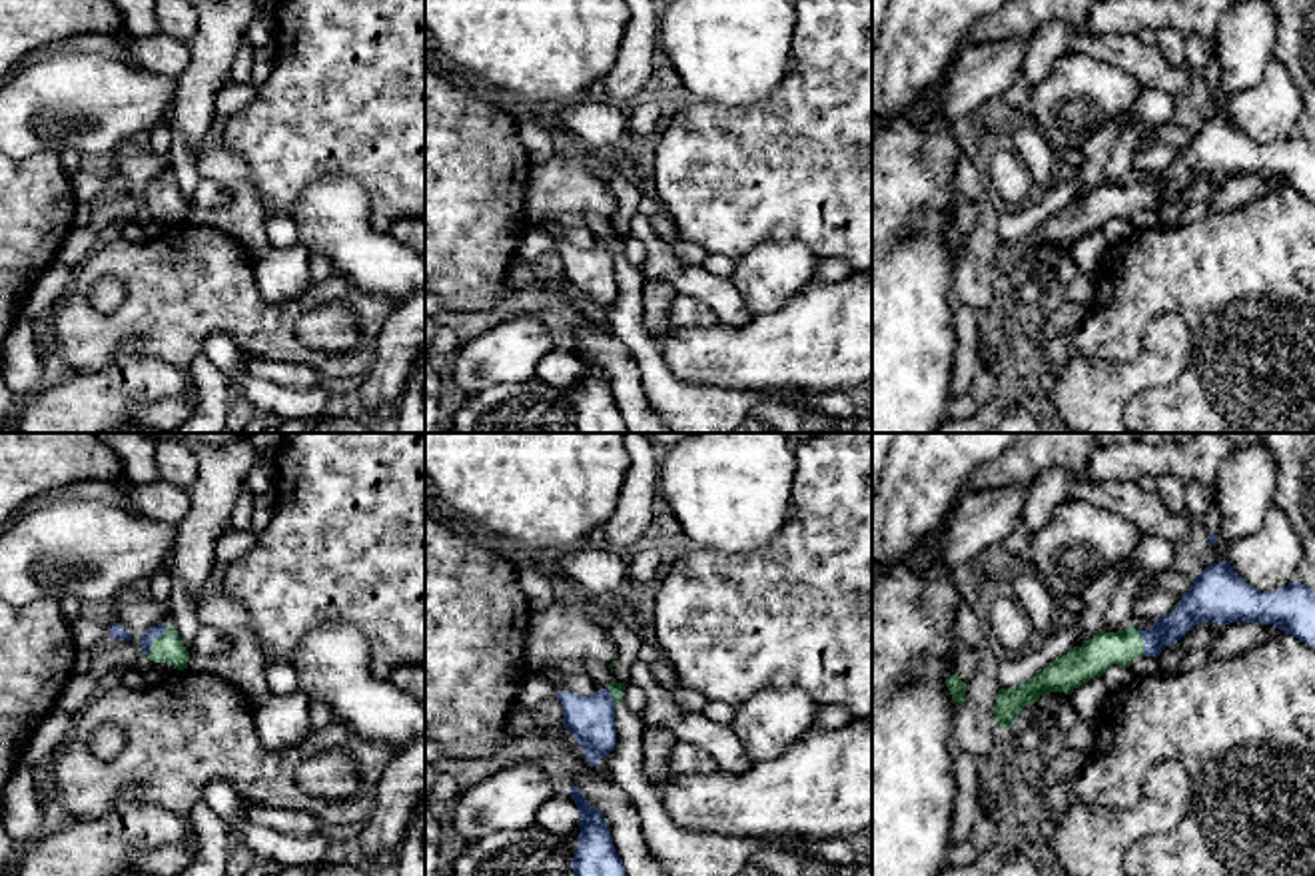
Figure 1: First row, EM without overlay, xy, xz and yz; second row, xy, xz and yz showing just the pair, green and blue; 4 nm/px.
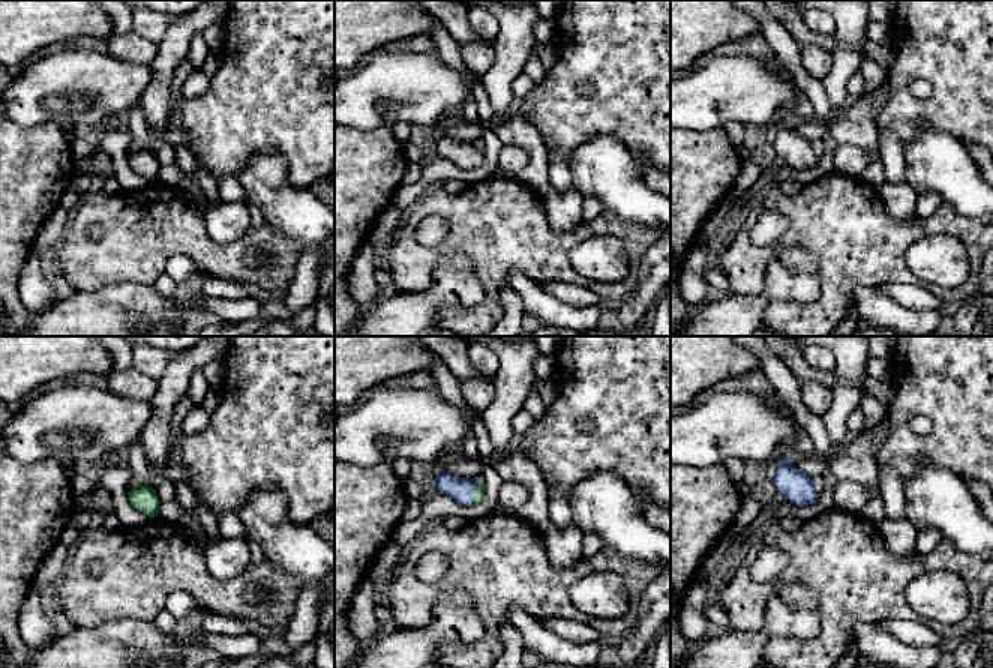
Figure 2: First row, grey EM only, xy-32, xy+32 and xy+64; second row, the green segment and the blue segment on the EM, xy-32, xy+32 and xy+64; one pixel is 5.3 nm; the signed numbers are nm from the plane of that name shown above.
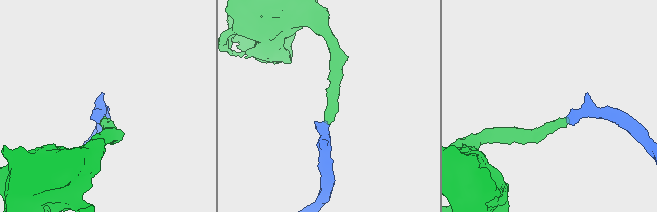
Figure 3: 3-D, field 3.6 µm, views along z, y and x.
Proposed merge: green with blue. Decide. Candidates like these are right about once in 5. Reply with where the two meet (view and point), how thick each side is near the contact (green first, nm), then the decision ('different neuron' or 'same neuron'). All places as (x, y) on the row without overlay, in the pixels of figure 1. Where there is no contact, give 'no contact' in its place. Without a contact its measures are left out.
contact xy (156, 192); calibres 110 and 60 nm; same neuron

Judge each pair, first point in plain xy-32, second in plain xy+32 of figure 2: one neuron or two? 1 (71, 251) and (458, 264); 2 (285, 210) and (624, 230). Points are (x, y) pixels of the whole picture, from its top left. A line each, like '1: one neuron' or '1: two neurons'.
1: two neurons
2: two neurons

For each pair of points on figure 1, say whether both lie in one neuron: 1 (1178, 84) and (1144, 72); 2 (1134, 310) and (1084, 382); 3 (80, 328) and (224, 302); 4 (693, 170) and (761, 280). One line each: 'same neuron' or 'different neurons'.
1: same neuron
2: different neurons
3: same neuron
4: different neurons

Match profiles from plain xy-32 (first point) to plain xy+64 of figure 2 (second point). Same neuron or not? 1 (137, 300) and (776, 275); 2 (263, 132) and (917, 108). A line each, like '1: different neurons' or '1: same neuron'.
1: same neuron
2: same neuron

